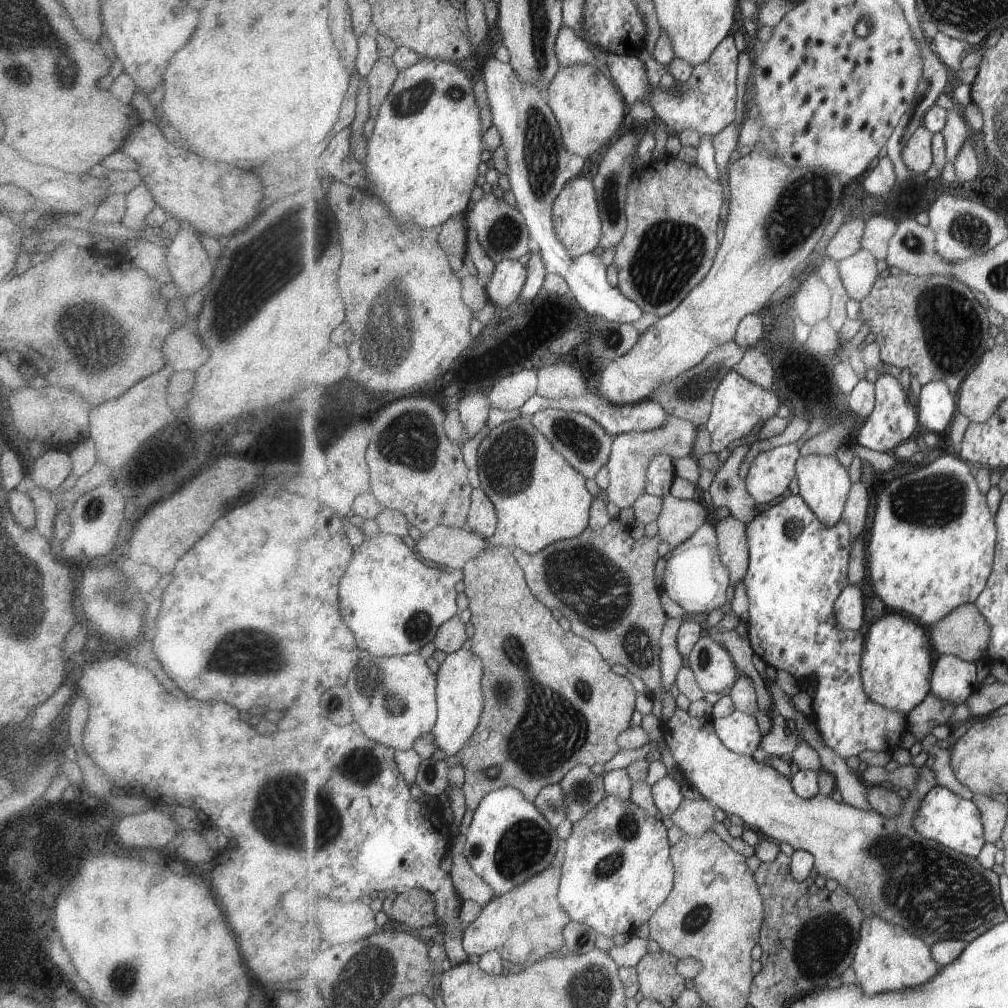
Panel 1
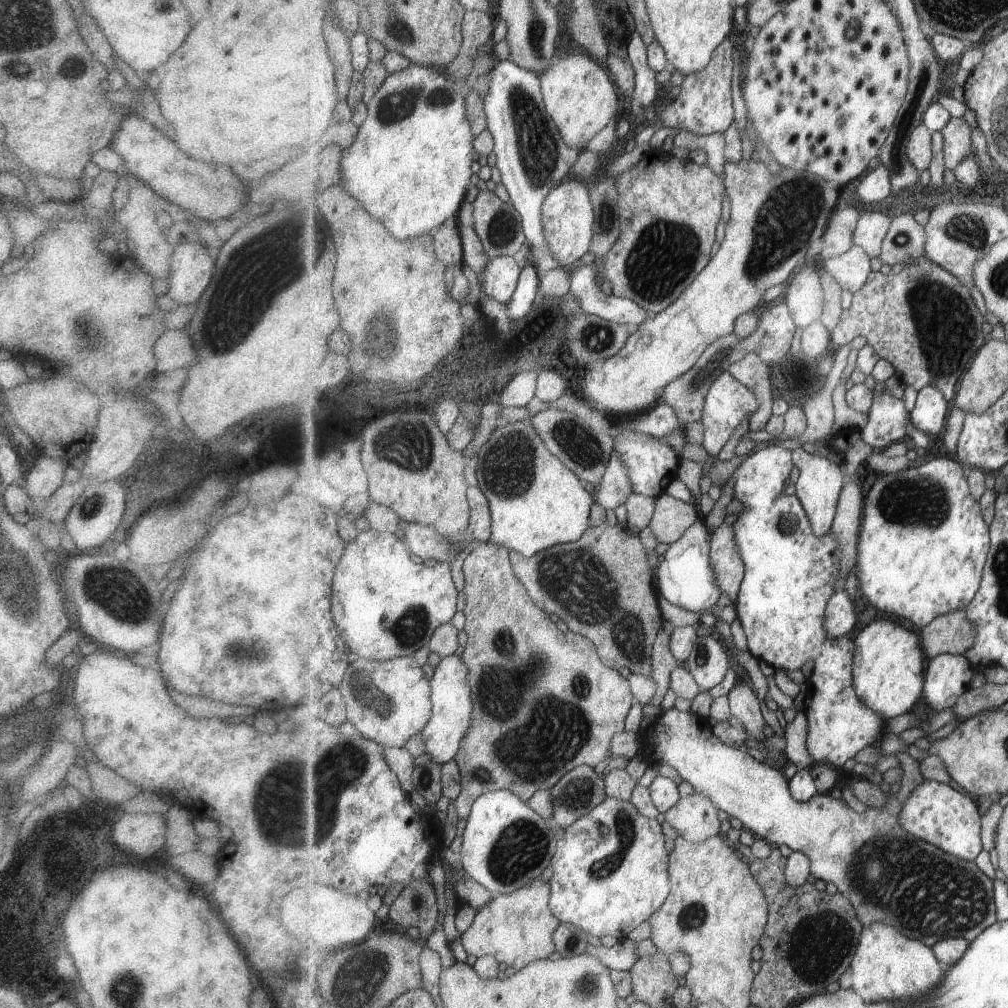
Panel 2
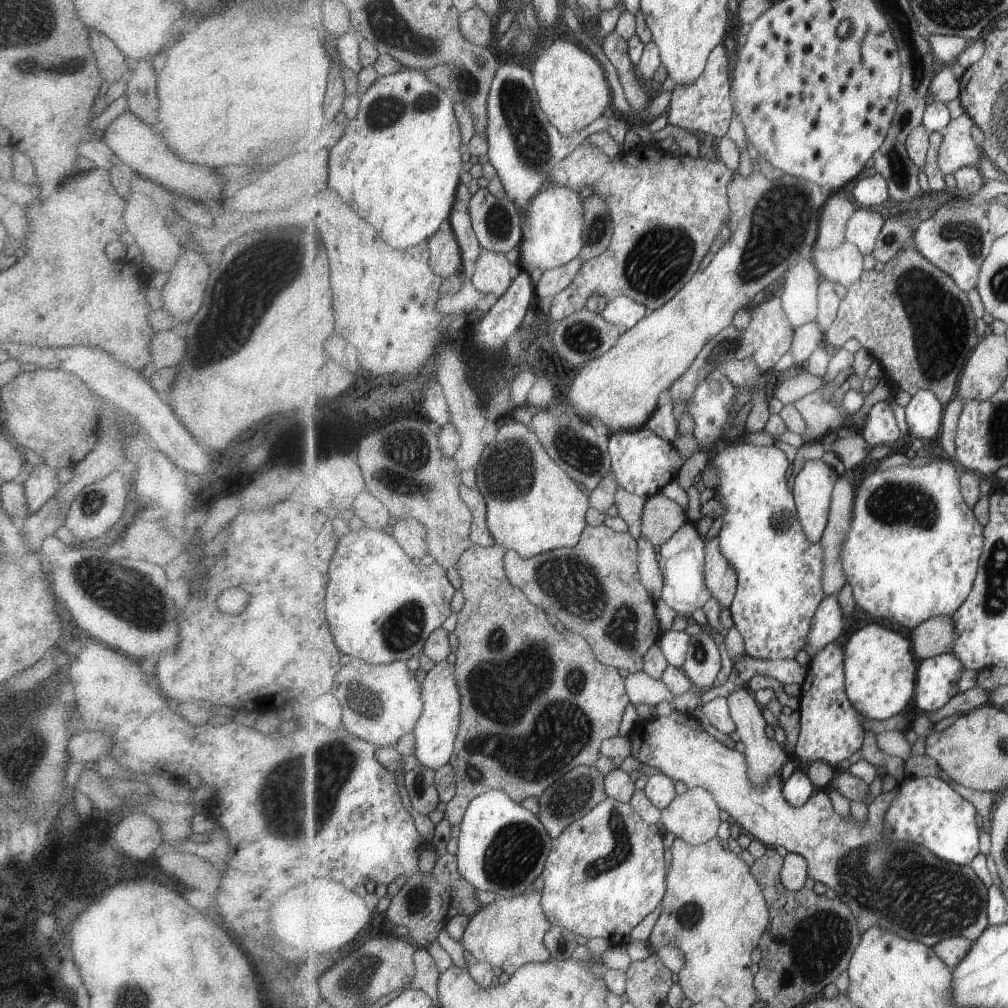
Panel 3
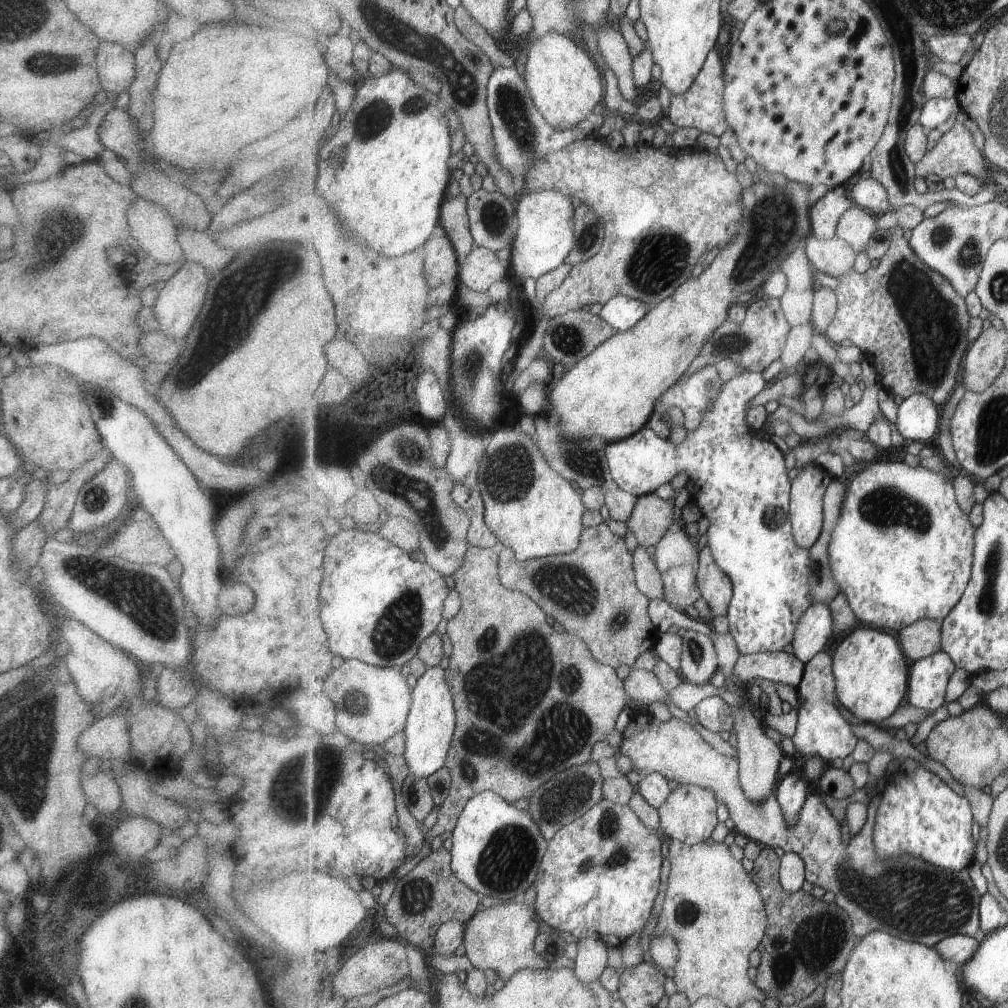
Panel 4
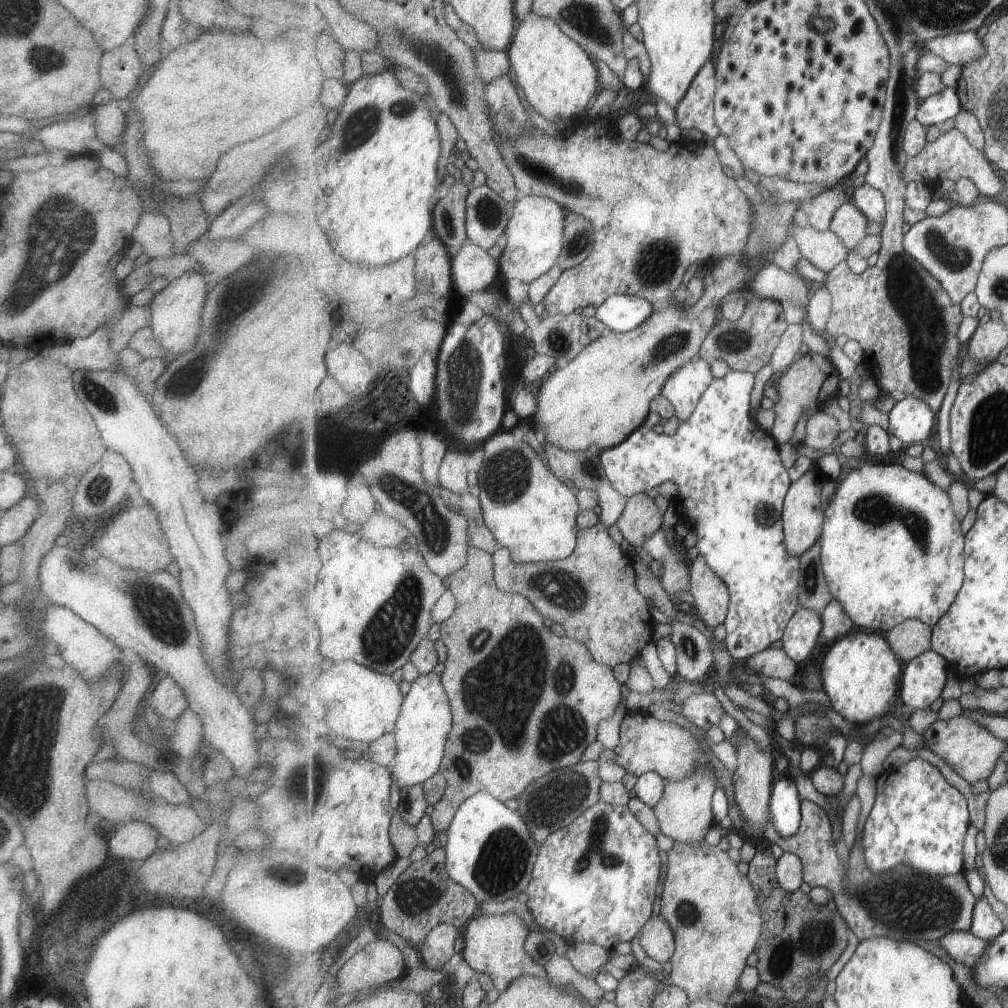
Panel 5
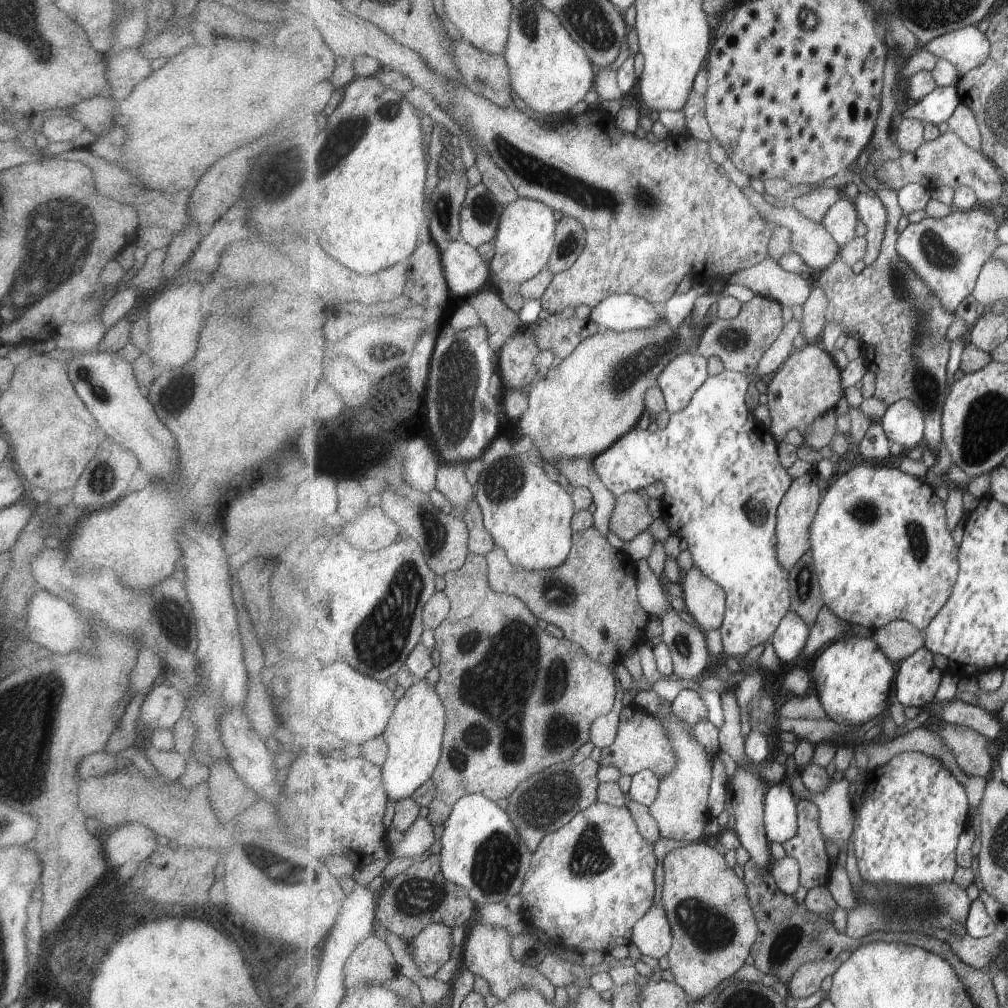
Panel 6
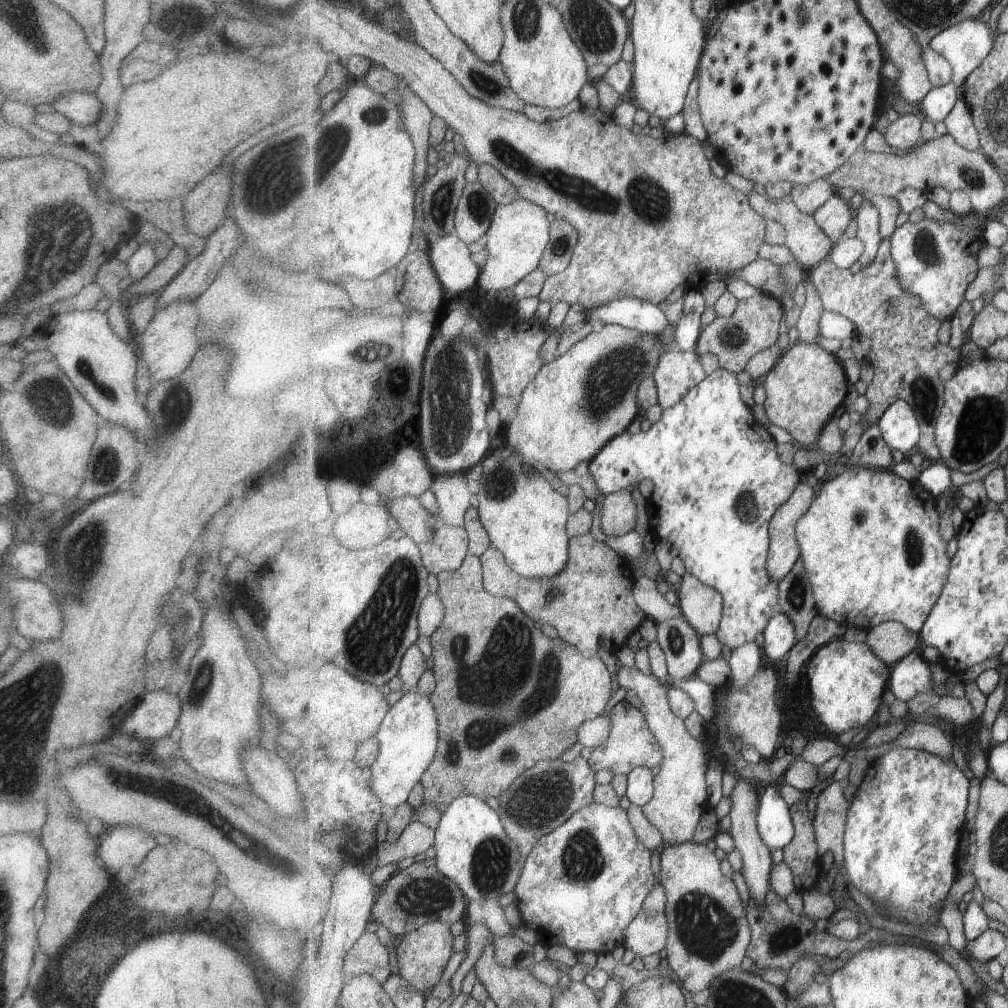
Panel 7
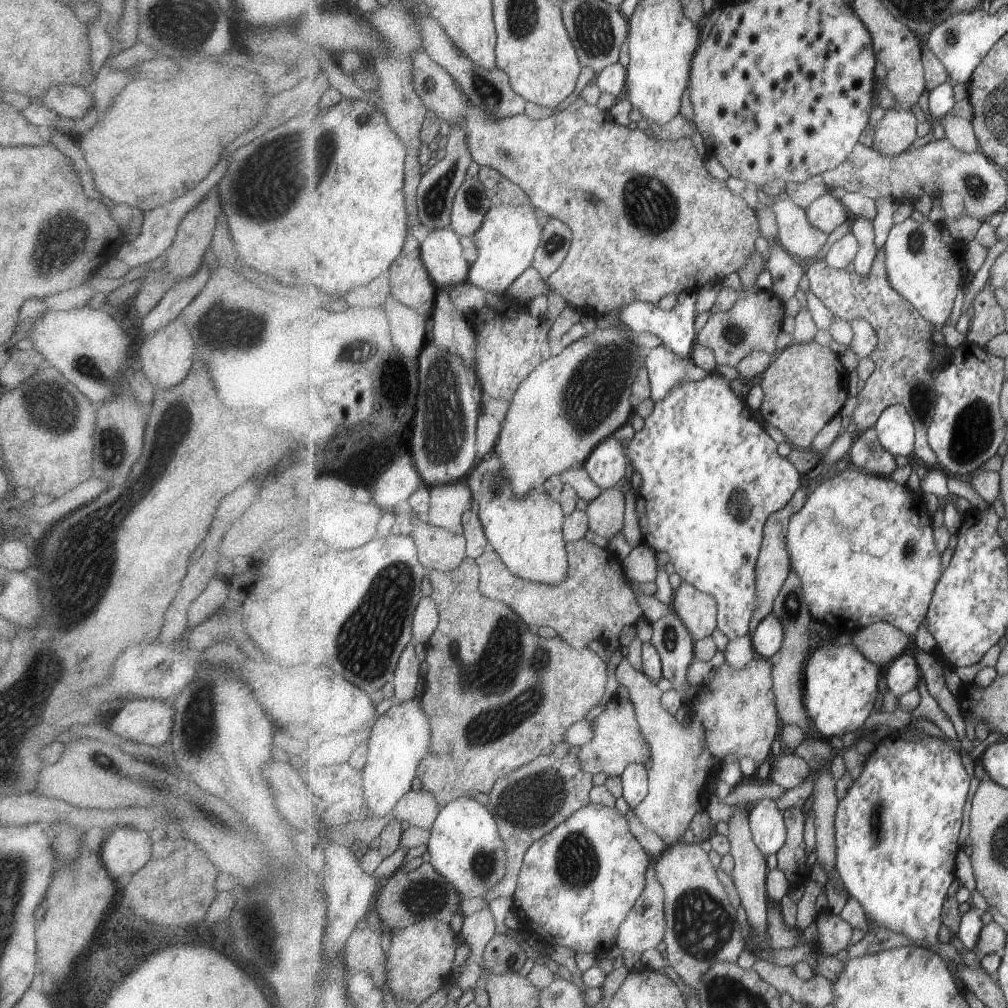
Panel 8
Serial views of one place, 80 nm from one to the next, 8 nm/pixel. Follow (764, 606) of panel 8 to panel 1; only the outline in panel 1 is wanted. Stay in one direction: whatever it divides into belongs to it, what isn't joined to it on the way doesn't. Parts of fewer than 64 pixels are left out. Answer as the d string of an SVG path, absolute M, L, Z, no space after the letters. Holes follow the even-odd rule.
M806 455L797 460L795 470L797 470L795 475L799 482L799 494L825 526L835 526L842 519L852 489L849 467L843 466L834 455Z

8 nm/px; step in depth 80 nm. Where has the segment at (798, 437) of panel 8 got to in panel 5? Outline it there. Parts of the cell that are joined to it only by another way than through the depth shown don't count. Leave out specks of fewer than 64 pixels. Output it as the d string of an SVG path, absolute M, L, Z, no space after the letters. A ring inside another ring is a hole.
M809 350L807 354L794 362L775 385L779 400L772 408L776 416L772 435L776 441L778 443L789 442L795 432L797 422L801 420L801 414L807 408L814 409L814 412L821 410L831 397L838 396L839 384L841 384L839 370L825 355Z

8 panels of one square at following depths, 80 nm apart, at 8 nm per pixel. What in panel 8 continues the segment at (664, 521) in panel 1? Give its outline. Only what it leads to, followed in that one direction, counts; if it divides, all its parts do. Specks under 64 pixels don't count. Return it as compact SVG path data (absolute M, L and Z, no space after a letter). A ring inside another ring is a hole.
M613 487L604 490L599 498L592 500L587 506L590 530L594 530L602 537L612 539L625 526L625 492L621 488Z

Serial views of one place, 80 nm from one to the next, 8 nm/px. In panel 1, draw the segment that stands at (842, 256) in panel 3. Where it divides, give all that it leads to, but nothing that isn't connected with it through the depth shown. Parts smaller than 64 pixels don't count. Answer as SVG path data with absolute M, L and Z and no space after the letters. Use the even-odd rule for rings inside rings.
M862 248L856 255L837 262L850 298L860 303L871 294L880 275L877 260L869 249Z

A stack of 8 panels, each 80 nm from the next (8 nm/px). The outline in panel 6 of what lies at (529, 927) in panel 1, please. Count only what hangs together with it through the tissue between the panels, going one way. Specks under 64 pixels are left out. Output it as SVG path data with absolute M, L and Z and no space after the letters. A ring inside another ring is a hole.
M493 923L476 924L468 936L464 951L462 951L461 959L464 967L488 981L491 993L501 1001L521 987L540 990L552 1001L557 988L537 967L527 966L514 957L512 953L514 938L515 936L505 927L495 926Z

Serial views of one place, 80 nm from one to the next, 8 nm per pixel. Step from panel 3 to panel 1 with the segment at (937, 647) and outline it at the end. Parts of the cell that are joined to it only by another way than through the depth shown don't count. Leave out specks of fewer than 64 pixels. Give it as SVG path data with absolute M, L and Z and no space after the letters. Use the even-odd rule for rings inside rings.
M969 603L958 606L951 614L942 618L929 629L929 634L936 658L941 655L955 655L966 661L977 662L977 660L987 660L986 651L992 639L991 631L991 625L985 615L975 604Z

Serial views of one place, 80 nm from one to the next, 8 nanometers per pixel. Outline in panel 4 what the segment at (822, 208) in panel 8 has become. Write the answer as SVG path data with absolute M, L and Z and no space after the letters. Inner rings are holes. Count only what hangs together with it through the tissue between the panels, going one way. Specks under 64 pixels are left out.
M855 205L842 214L836 236L845 239L857 252L865 252L877 232L878 218L875 213Z

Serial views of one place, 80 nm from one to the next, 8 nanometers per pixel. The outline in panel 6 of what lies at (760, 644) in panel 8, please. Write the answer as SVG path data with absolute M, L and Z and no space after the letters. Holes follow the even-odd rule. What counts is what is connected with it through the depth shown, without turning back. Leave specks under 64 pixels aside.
M795 611L787 613L771 638L777 654L789 664L796 663L806 647L812 626Z

